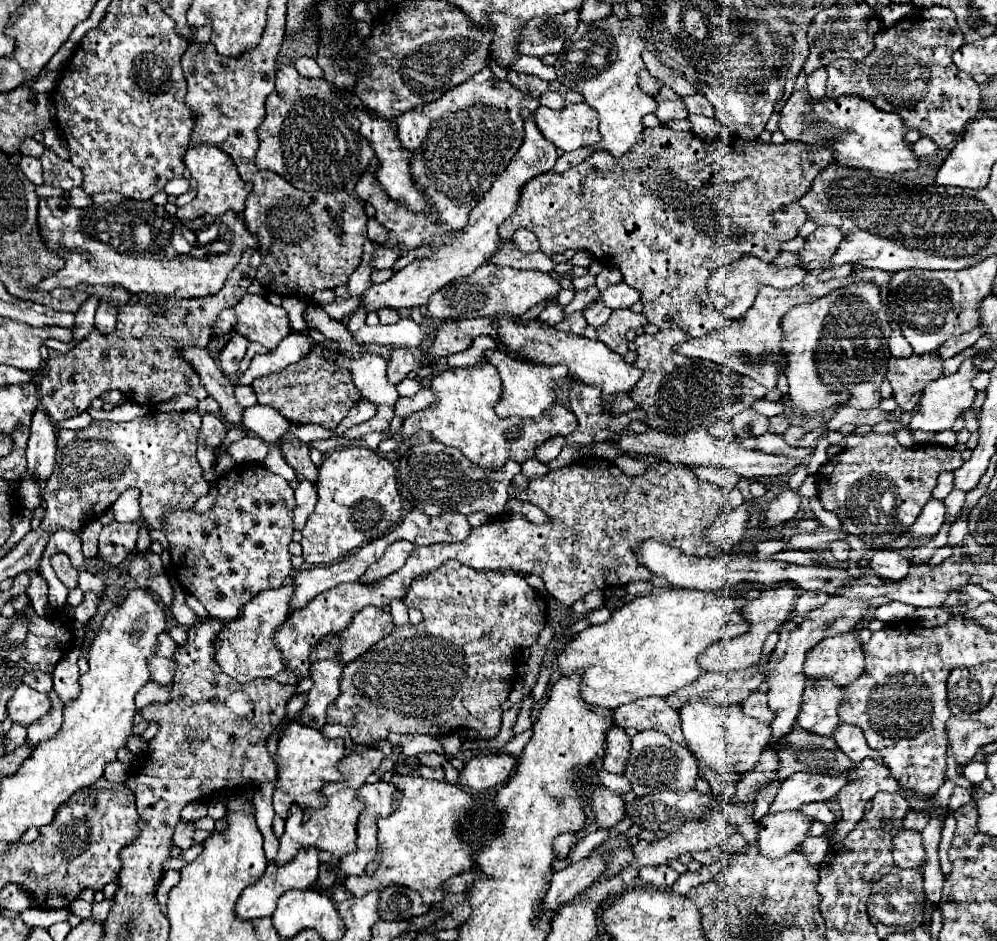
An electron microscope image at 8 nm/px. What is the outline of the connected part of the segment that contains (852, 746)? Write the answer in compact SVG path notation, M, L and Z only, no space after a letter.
M842 722L840 728L836 728L834 738L836 738L838 746L852 758L854 764L860 764L860 760L864 760L864 758L874 758L874 760L880 760L880 764L886 764L886 762L882 760L880 752L878 752L878 750L872 750L872 748L866 744L864 734L862 734L856 726Z

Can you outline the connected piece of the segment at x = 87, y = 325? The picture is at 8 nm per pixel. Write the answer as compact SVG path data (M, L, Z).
M90 296L76 312L76 322L74 322L74 340L80 342L84 336L88 336L88 332L94 330L94 312L100 304L98 296Z

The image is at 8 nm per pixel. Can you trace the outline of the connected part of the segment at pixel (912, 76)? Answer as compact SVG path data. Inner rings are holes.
M934 6L914 10L892 28L882 30L874 40L874 50L864 60L834 60L826 68L826 96L858 94L872 100L876 106L880 104L880 110L896 112L908 130L918 130L920 136L928 136L944 148L962 134L964 126L974 120L980 108L980 86L972 76L952 64L952 52L960 48L962 42L964 36L950 8ZM918 22L938 22L938 28Z

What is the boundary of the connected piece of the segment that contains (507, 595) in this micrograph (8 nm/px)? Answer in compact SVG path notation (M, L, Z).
M448 560L448 564L444 564L444 568L436 568L436 572L430 572L428 576L420 576L420 580L414 580L408 594L404 596L408 606L414 606L416 610L422 612L424 620L418 626L412 624L404 624L404 626L396 626L390 636L386 636L384 640L380 640L378 644L374 644L368 652L364 652L362 656L358 656L354 662L344 666L342 678L340 678L340 694L336 698L336 702L332 704L332 708L328 708L326 712L326 722L328 724L342 724L348 728L350 738L356 744L374 744L378 740L384 740L388 736L388 732L396 732L396 734L428 734L428 736L446 736L452 732L460 732L462 728L474 728L480 732L482 738L494 738L500 732L502 726L502 702L508 698L510 690L514 688L516 680L518 680L518 666L522 662L520 658L520 648L522 646L532 646L538 640L538 634L542 632L544 624L546 624L546 616L548 616L548 606L546 600L540 592L536 592L534 588L528 586L528 582L518 576L516 572L476 572L456 560Z

